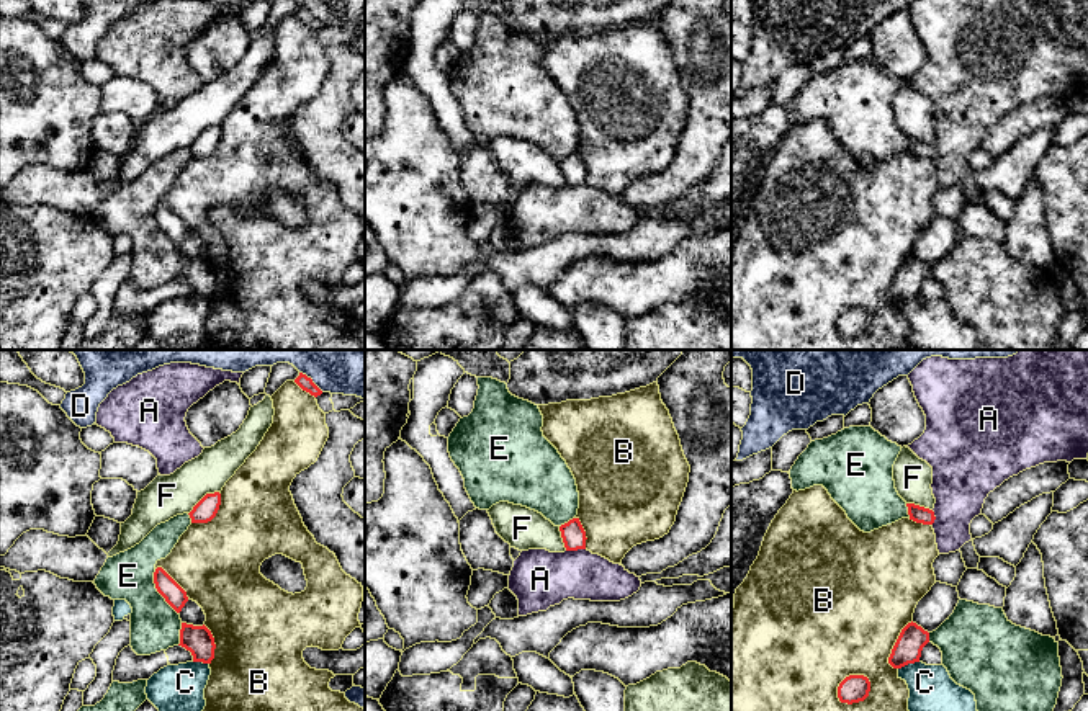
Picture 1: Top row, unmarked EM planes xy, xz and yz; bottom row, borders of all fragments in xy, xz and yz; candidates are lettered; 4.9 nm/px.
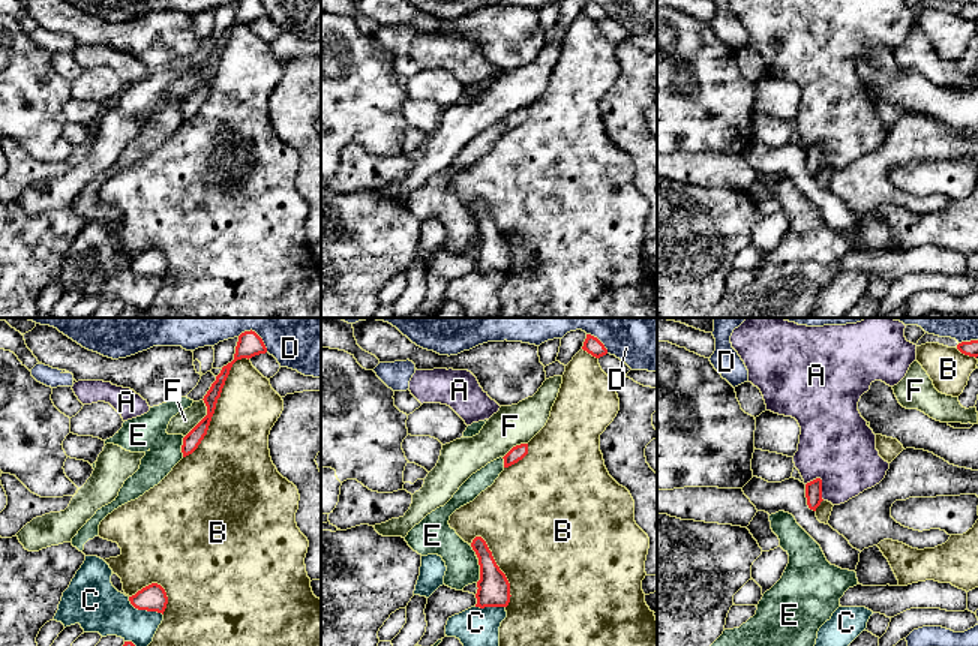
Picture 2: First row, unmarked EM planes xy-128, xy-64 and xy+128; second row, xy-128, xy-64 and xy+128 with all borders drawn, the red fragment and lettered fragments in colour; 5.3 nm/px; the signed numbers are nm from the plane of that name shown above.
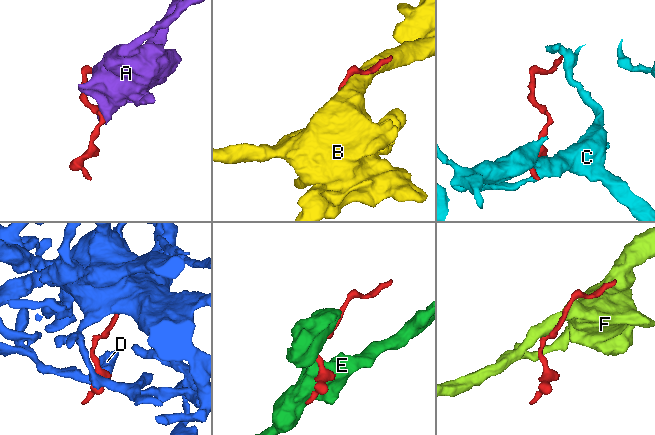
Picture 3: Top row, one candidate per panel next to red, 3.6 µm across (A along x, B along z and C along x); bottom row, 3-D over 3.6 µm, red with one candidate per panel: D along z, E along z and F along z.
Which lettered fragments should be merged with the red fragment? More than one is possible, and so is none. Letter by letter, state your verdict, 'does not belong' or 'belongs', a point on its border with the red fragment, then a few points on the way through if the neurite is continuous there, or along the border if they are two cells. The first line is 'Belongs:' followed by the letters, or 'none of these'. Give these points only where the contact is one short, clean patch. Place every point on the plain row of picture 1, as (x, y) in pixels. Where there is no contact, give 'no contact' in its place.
Belongs: none of these
A: does not belong; meets red in xz at (575, 183); border along xz (584, 182), (566, 185)
B: does not belong; meets red in yz at (846, 311)
C: does not belong; meets red in yz at (908, 296)
D: does not belong; meets red in xy at (311, 13)
E: does not belong; meets red in xy at (157, 224)
F: does not belong; meets red in xy at (202, 133)

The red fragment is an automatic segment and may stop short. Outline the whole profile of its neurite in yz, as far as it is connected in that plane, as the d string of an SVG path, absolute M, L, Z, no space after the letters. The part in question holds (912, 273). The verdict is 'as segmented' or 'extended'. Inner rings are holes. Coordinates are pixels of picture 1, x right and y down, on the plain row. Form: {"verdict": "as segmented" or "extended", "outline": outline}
{"verdict": "as segmented", "outline": "M913 255L908 257L901 263L901 266L892 283L888 297L893 302L901 302L908 297L919 296L921 284L928 276L929 276L929 266L924 265L921 260L918 260Z"}

